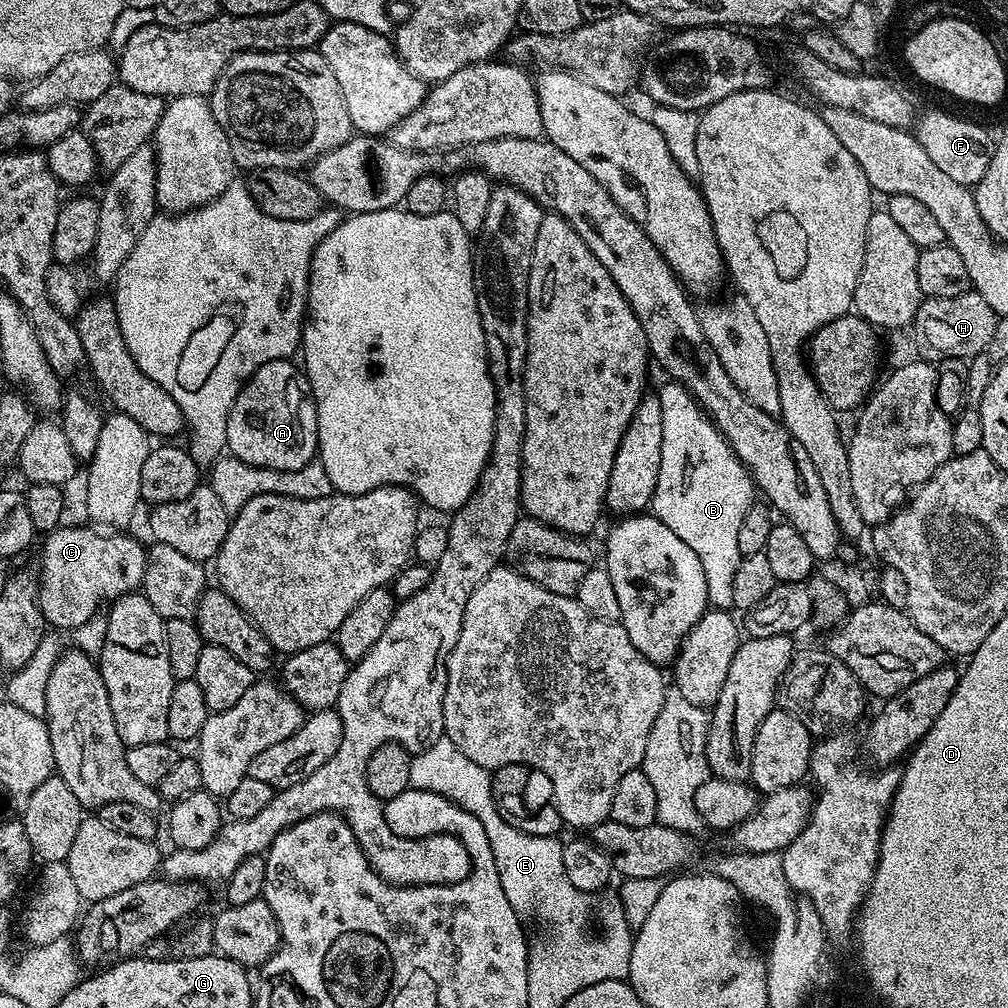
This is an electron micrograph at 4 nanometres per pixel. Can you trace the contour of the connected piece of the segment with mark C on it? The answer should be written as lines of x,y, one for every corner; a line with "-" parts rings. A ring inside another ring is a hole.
61,526
43,537
36,603
44,615
45,625
69,630
81,628
89,618
97,615
99,608
96,607
103,602
104,596
105,601
111,602
117,596
137,591
144,583
148,561
145,545
140,545
132,536
124,536
128,534
120,530
105,534
95,527
87,527

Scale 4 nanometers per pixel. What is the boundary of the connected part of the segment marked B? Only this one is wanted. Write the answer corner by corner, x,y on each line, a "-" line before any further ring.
667,383
658,389
662,406
662,466
658,466
658,486
650,512
698,554
706,574
709,605
728,610
734,602
734,570
738,570
741,557
738,529
746,510
754,503
754,481
696,399
682,385

